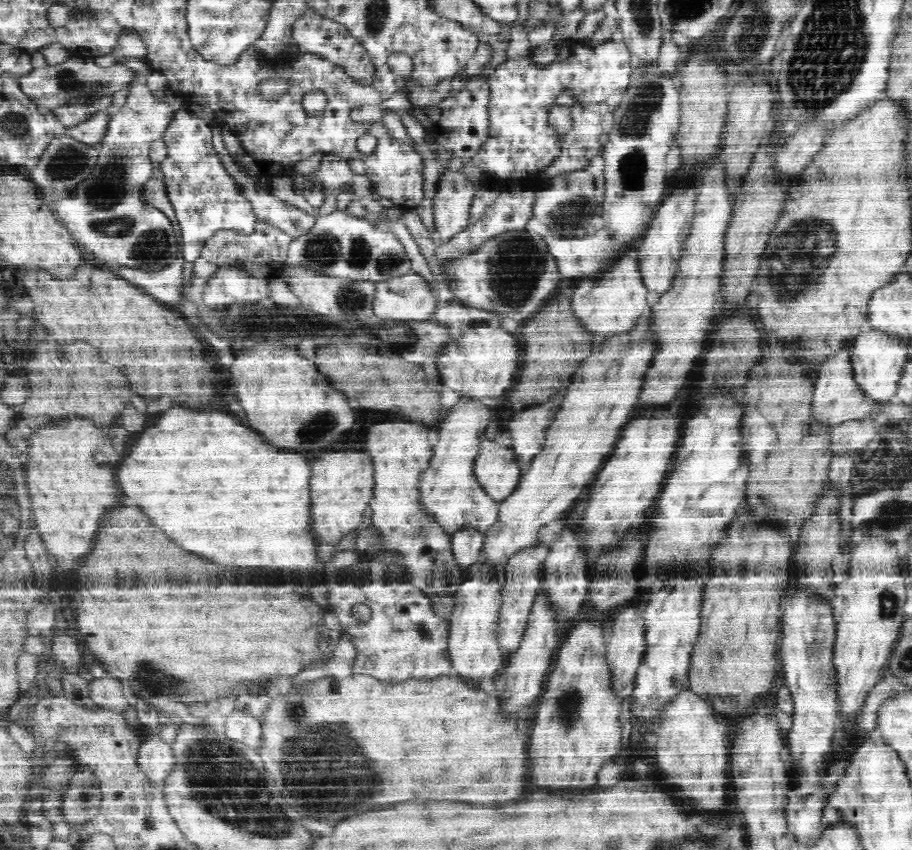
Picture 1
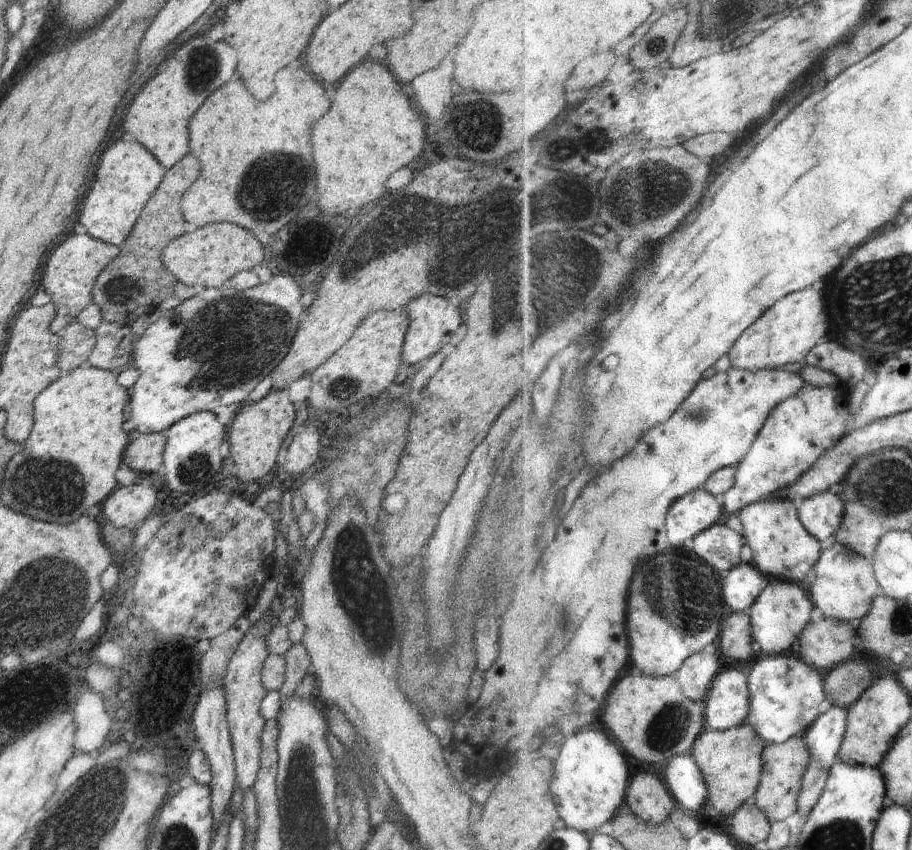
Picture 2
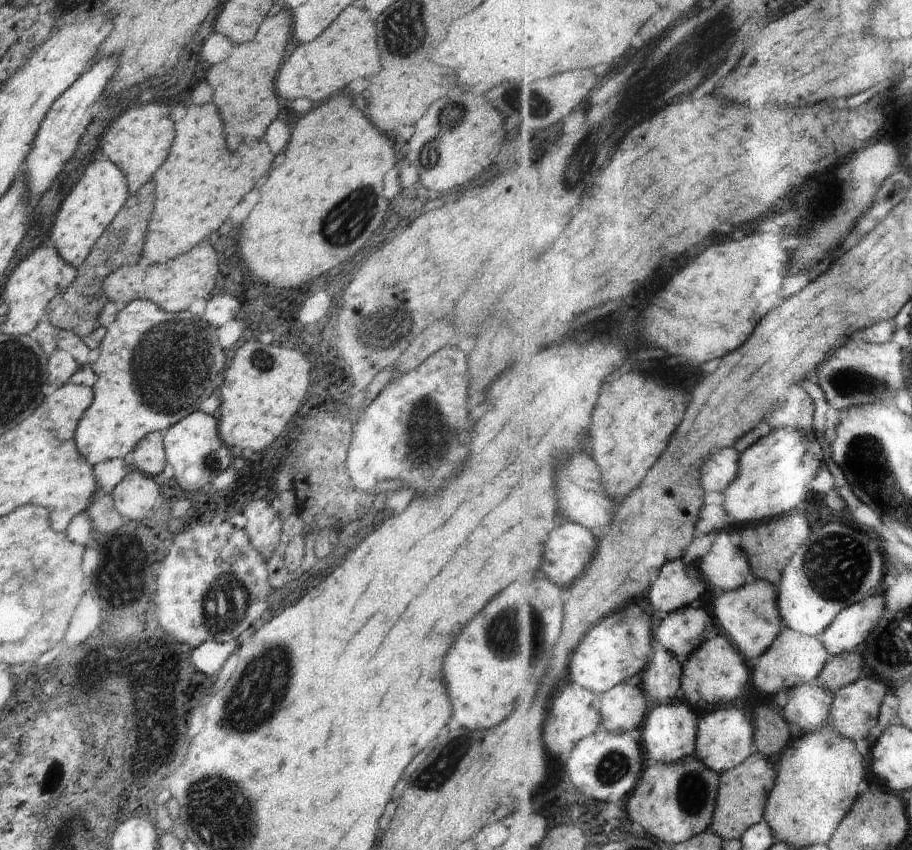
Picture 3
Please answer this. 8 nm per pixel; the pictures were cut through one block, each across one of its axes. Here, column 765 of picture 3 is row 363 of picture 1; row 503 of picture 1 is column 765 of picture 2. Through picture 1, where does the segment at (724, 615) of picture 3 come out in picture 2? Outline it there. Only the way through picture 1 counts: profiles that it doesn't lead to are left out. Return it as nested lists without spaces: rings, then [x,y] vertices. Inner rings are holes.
[[[775,498],[752,503],[741,511],[738,516],[743,522],[743,536],[754,554],[752,563],[766,574],[772,574],[776,579],[792,582],[812,581],[812,568],[817,566],[823,554],[820,539],[814,536],[805,524],[802,524],[801,513],[788,498]]]

